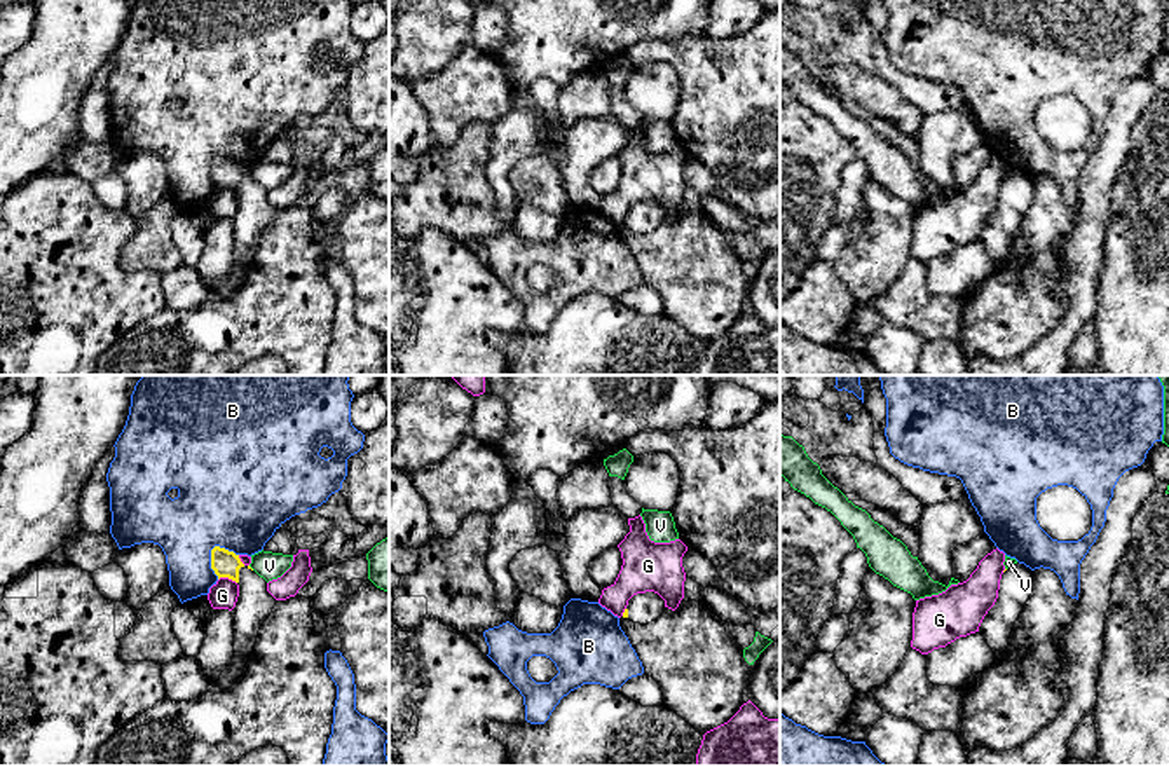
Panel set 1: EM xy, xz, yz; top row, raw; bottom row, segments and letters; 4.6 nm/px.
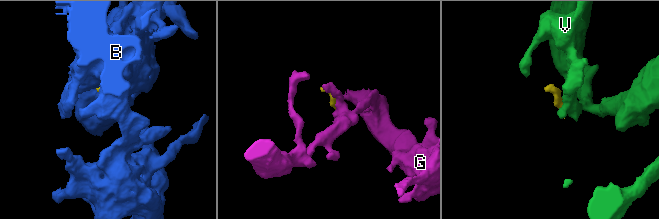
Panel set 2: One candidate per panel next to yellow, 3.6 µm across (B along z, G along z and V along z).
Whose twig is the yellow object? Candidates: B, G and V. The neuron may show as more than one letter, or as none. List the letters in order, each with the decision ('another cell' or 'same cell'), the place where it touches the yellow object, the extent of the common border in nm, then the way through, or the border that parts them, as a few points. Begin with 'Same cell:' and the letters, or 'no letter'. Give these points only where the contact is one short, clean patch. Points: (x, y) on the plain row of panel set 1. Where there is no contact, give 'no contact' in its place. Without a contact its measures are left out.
Same cell: no letter
B: another cell; contact xy (211, 171); length 160 nm
G: another cell; contact xy (227, 185); length 90 nm
V: another cell; contact xy (250, 177); length 40 nm; border xy (248, 175), (253, 178)

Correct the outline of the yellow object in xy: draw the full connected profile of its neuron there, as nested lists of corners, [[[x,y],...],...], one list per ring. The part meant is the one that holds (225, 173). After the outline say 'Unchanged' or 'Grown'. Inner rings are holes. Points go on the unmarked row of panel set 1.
[[[215,155],[211,159],[211,178],[218,188],[229,187],[239,194],[239,206],[232,218],[234,265],[216,293],[220,298],[229,298],[243,284],[253,262],[258,239],[270,225],[277,209],[267,201],[267,190],[250,174],[244,174],[234,161]]]. Grown

